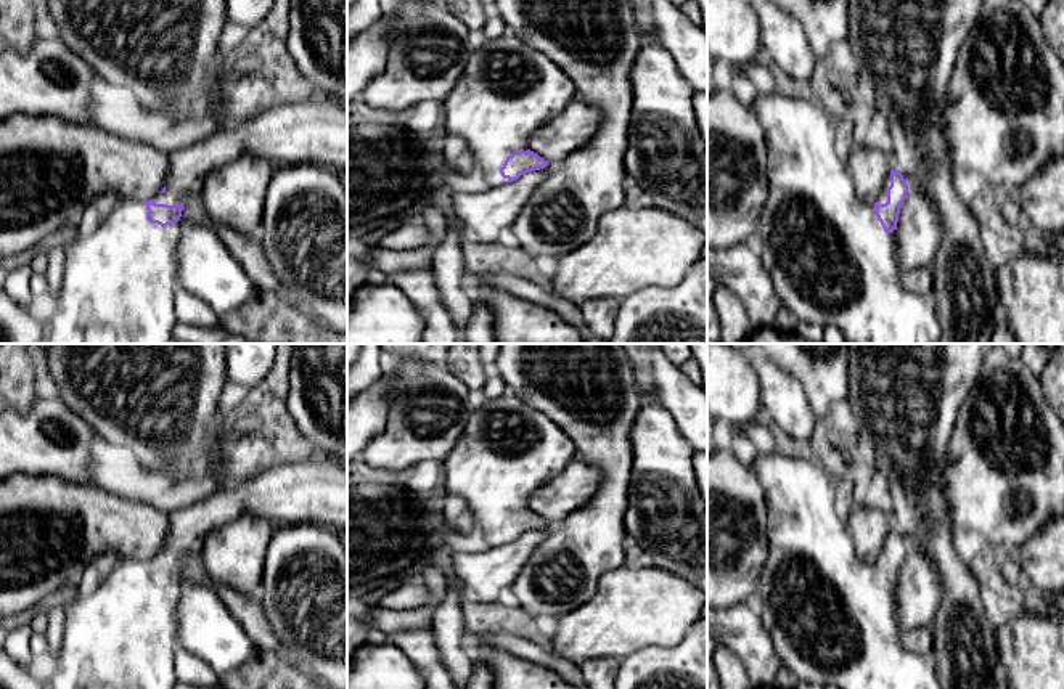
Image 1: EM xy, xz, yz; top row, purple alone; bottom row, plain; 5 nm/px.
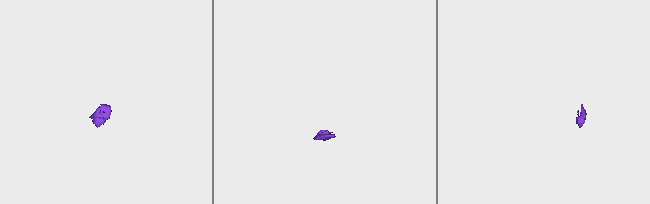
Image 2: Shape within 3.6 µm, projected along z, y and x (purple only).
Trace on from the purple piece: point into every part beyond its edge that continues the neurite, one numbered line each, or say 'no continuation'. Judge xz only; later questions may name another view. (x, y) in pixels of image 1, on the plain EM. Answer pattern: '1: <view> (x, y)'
1: xz (507, 450)

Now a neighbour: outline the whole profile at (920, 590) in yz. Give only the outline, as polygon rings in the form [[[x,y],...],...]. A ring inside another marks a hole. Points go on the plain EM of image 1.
[[[908,546],[897,581],[897,622],[905,633],[931,625],[943,594],[942,577],[934,562]]]

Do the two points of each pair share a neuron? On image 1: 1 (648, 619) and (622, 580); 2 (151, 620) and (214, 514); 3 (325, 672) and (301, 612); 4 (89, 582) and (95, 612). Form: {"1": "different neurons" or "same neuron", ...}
{"1": "same neuron", "2": "same neuron", "3": "same neuron", "4": "different neurons"}

